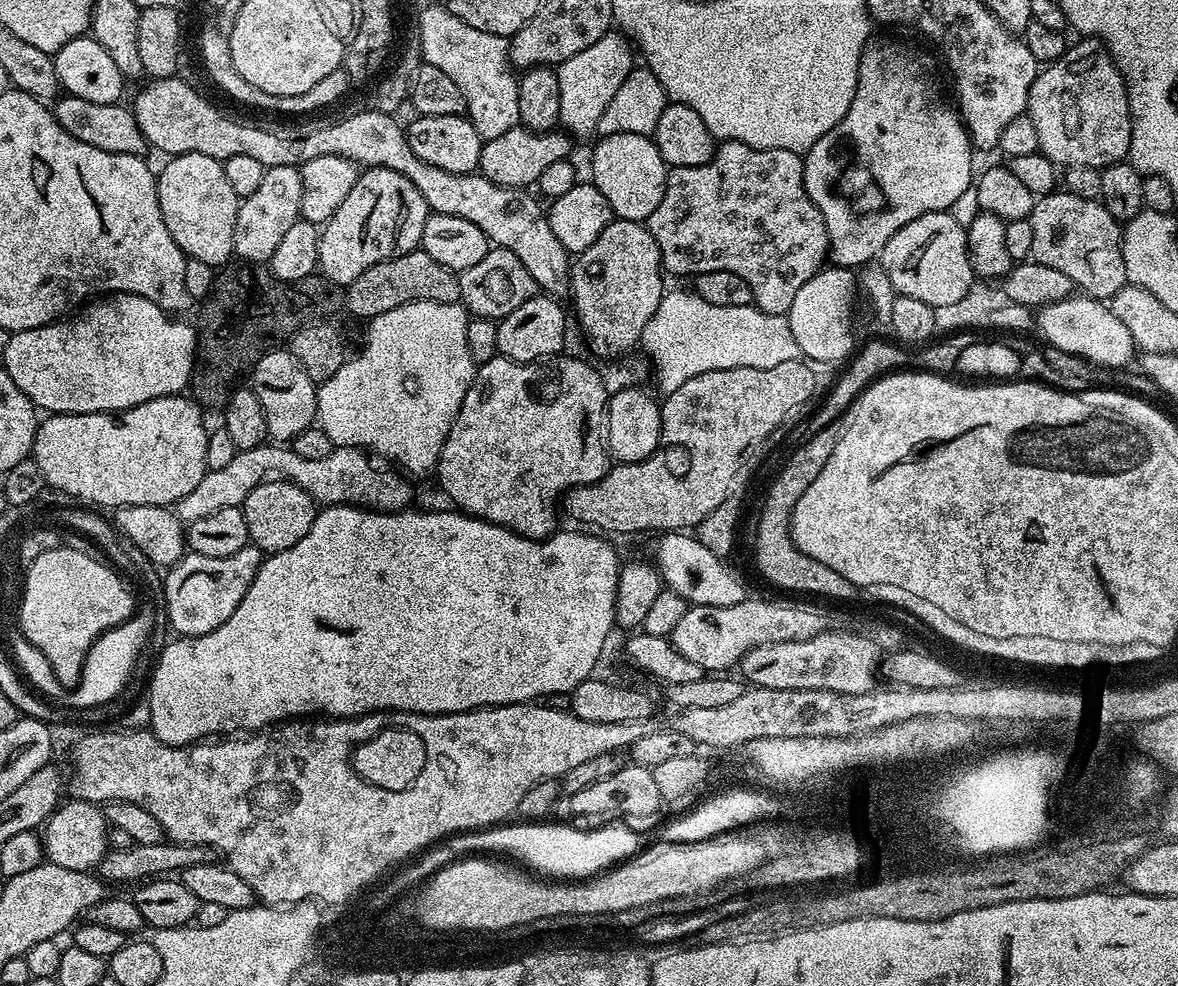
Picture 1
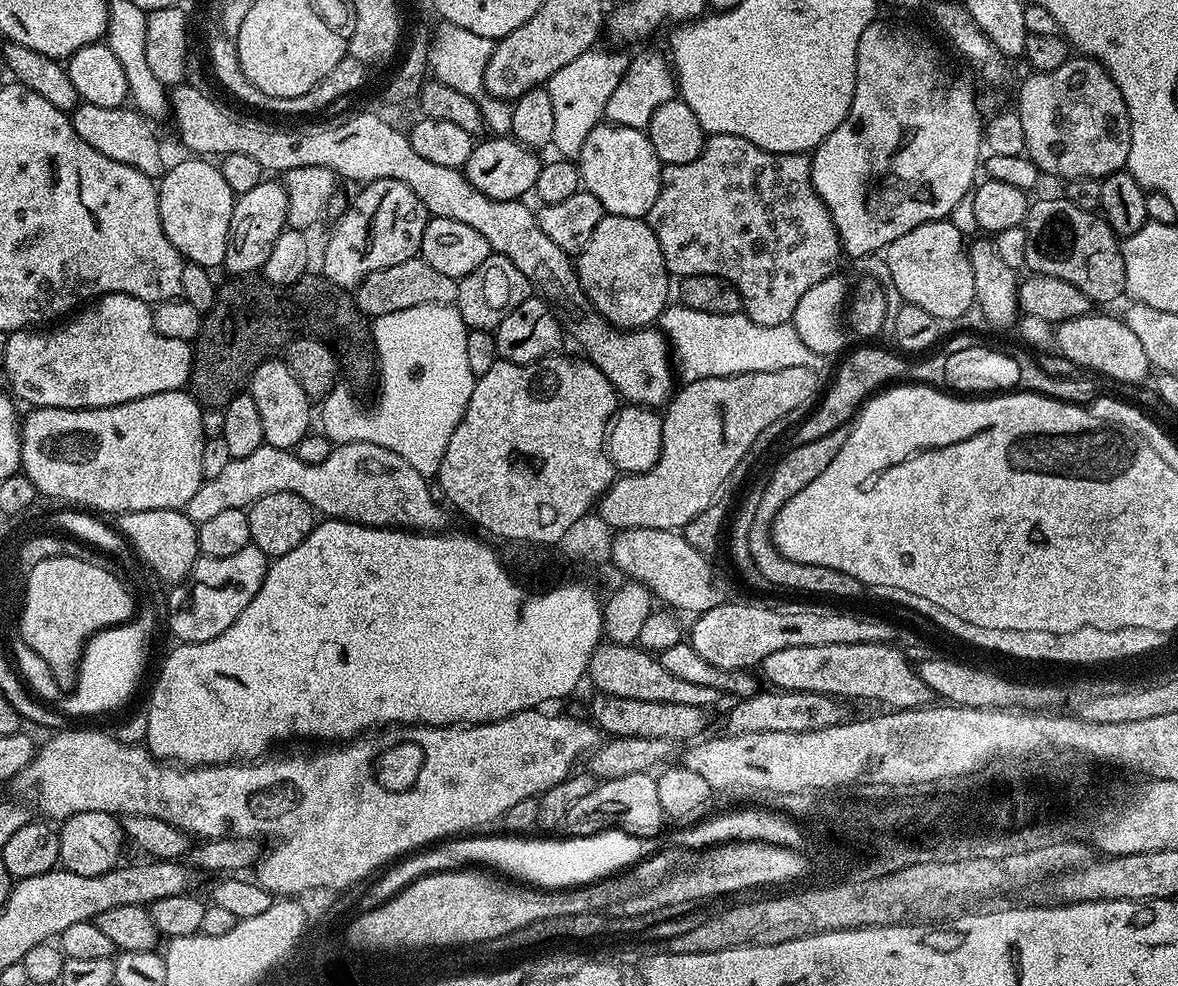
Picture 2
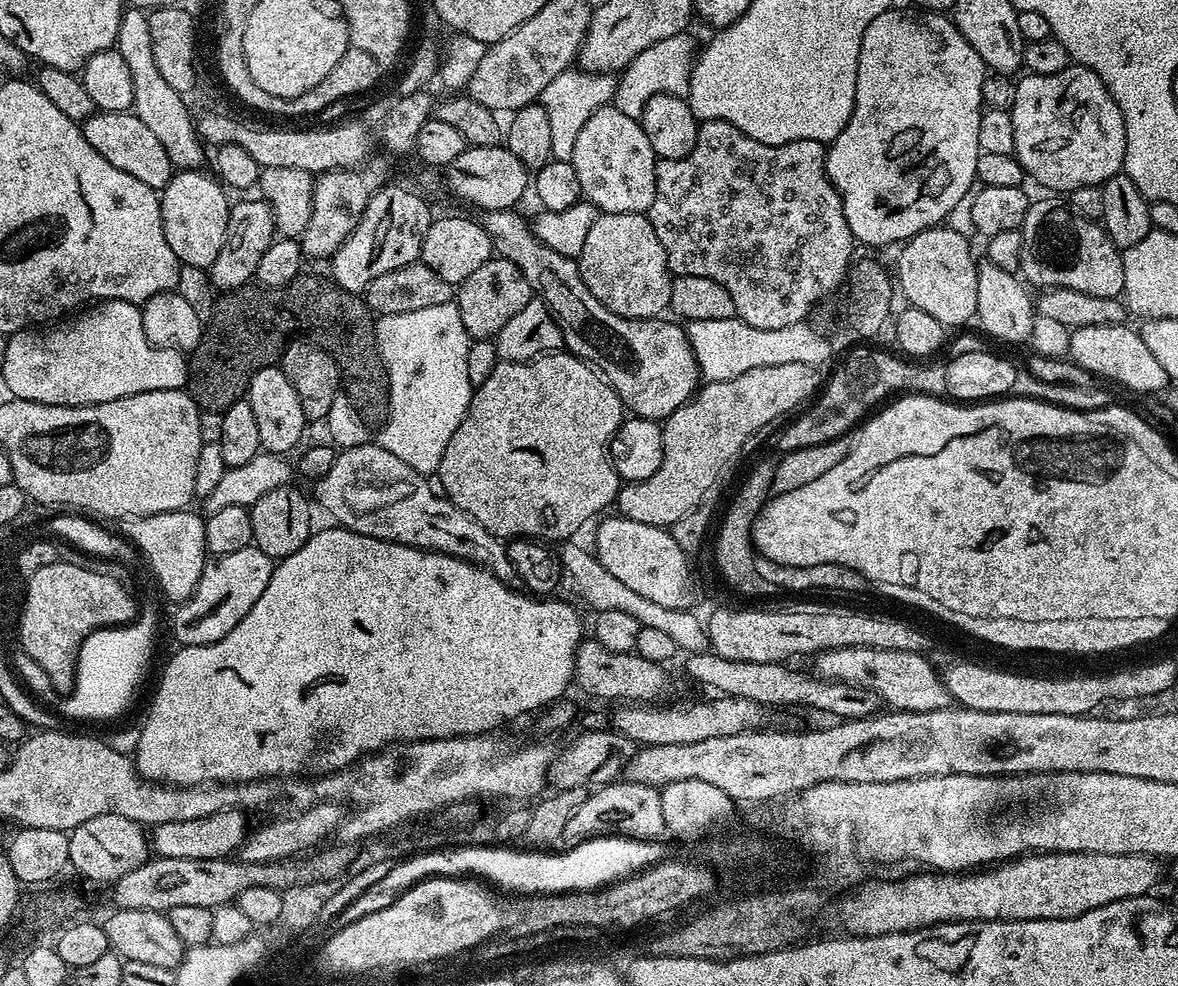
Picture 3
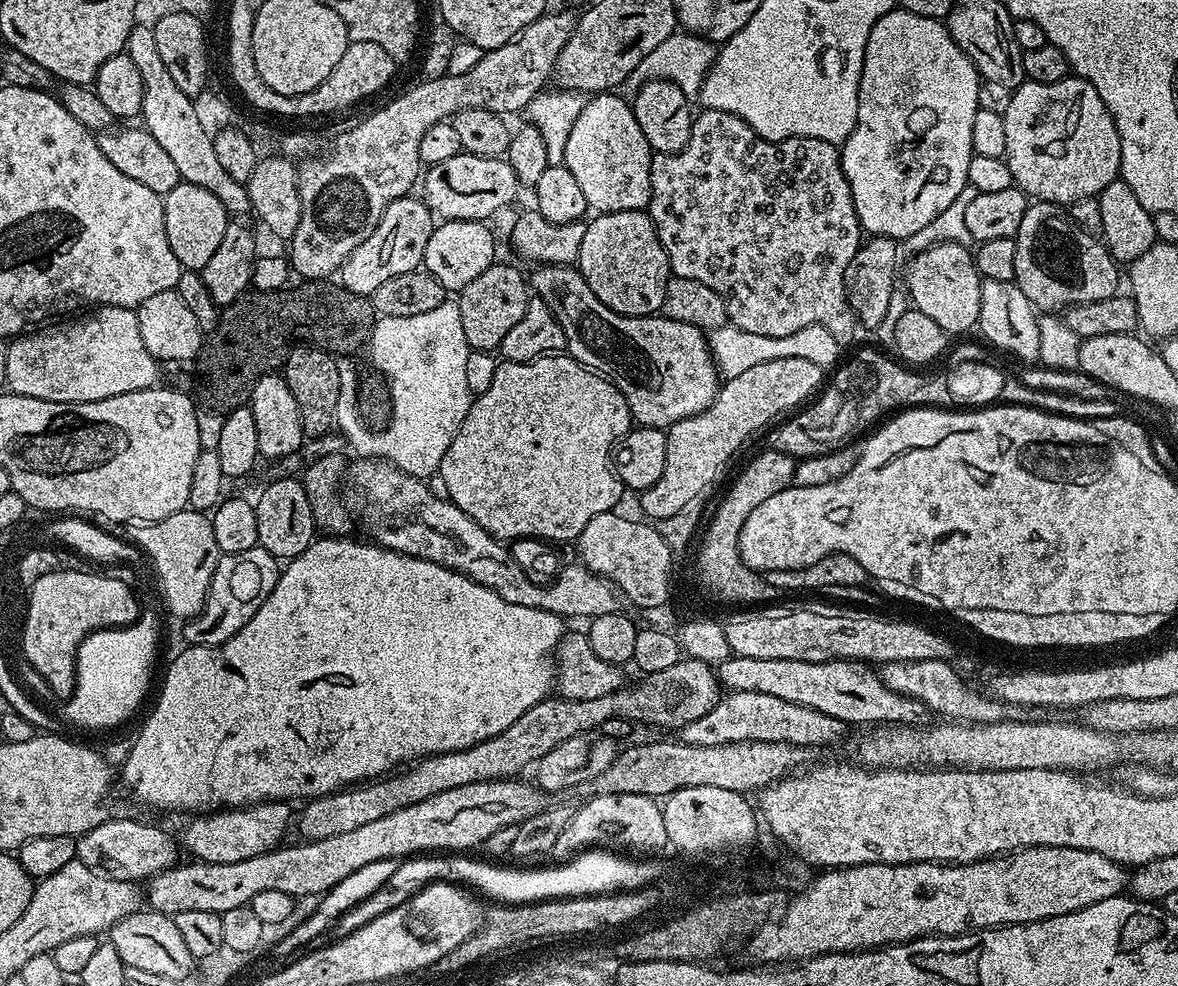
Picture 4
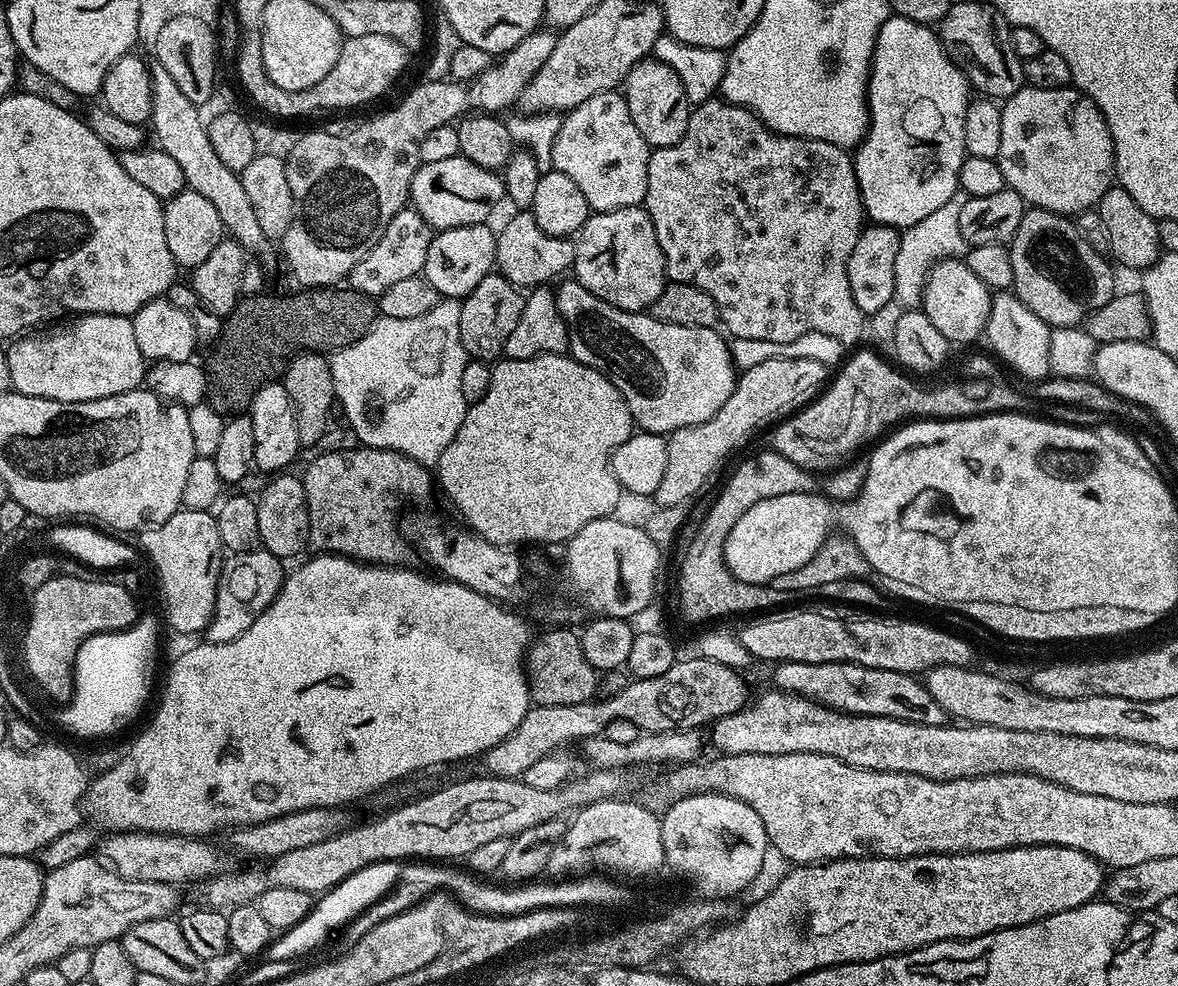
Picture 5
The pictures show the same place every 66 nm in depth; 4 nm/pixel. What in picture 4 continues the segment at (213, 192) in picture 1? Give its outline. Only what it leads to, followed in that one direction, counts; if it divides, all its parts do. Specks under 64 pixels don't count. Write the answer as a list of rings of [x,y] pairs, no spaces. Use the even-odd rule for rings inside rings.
[[[182,182],[163,197],[170,250],[174,250],[174,258],[178,258],[181,269],[199,272],[218,250],[222,234],[226,234],[226,226],[230,222],[230,213],[224,209],[222,202],[218,202],[218,198],[214,198],[214,194],[210,194],[210,190],[197,184]]]

